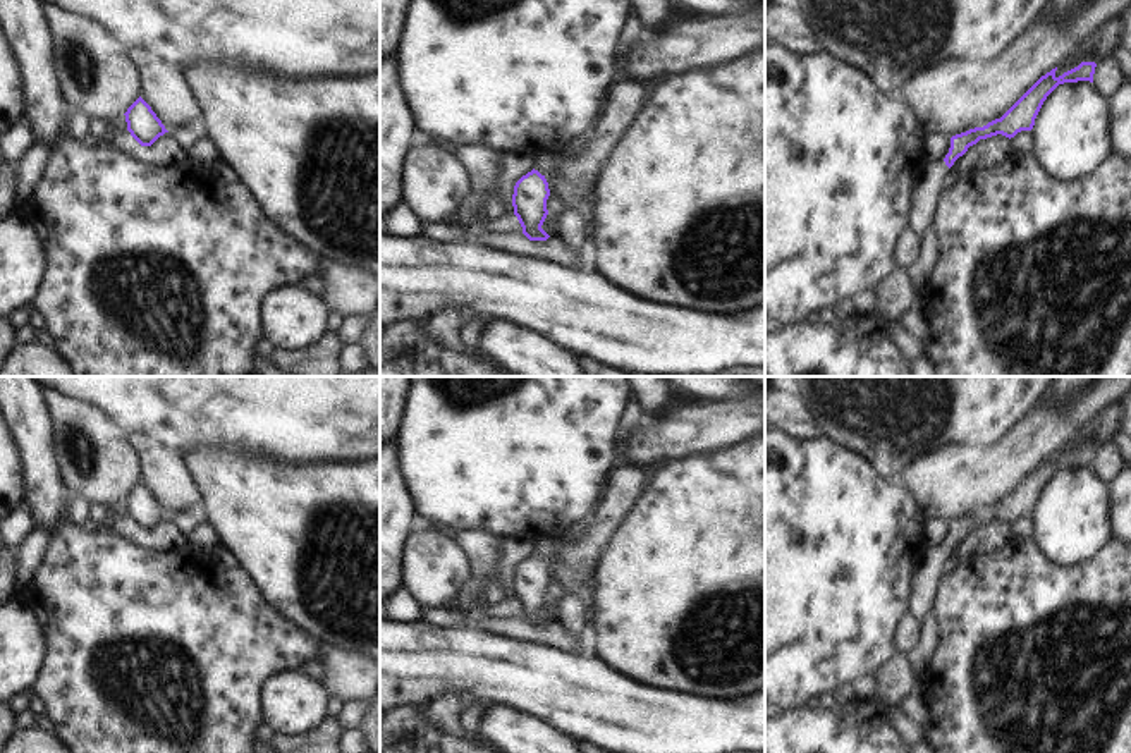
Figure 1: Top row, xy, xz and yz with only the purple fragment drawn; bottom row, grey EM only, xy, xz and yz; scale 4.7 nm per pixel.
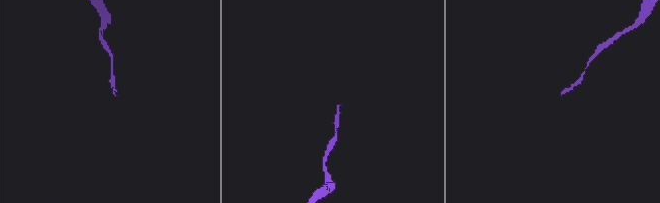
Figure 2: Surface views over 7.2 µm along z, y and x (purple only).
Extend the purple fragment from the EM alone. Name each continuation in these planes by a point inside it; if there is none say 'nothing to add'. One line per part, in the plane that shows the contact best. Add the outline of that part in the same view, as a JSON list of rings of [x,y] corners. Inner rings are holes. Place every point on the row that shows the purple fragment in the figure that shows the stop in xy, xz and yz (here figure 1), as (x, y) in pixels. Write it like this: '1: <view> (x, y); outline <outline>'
1: yz (925, 198); outline [[[944,160],[928,163],[921,182],[913,193],[909,229],[918,236],[923,236],[923,232],[935,222],[938,198],[942,194],[942,182],[949,170],[951,168]]]

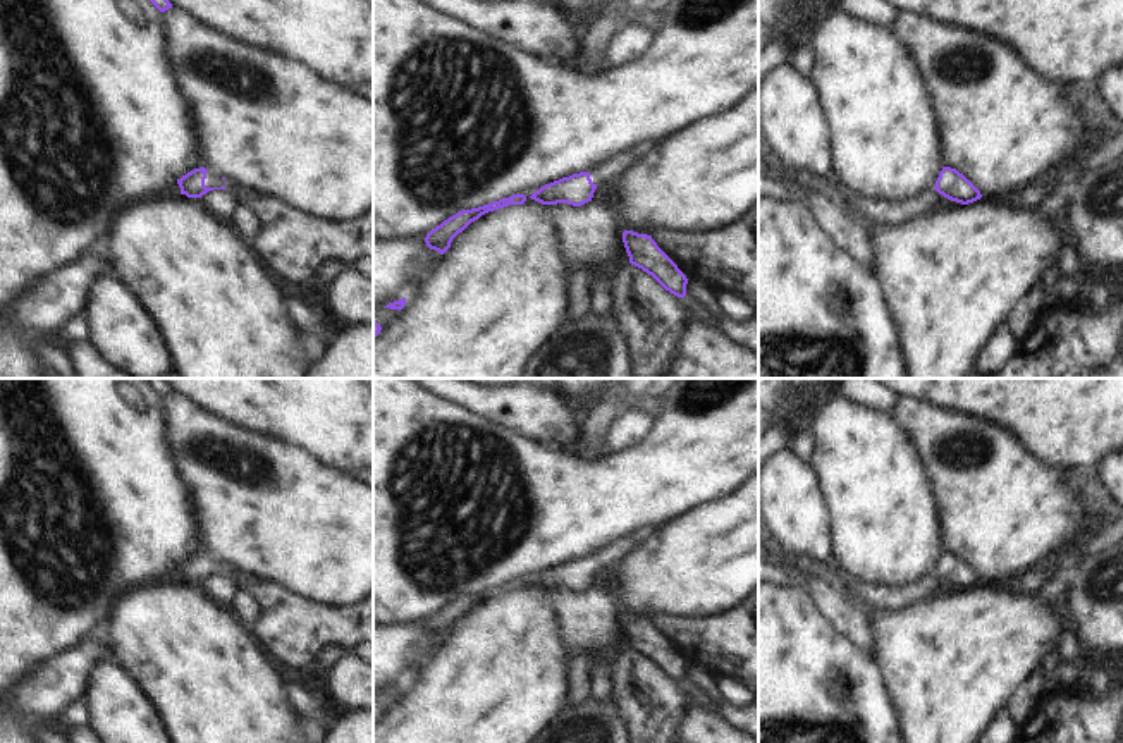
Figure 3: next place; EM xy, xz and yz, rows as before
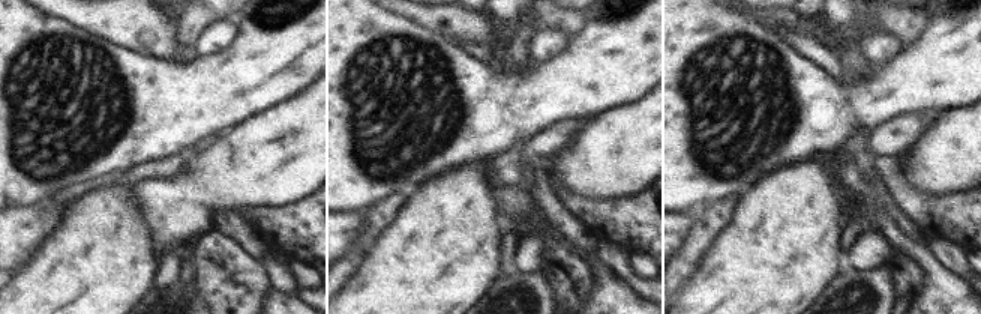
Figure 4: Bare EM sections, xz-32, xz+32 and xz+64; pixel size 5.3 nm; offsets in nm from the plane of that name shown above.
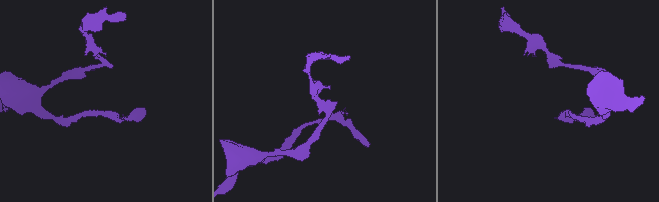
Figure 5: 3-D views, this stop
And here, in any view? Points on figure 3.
1: xy (212, 179); outline [[[206,172],[205,186],[206,187],[222,187],[224,186],[225,187],[224,191],[229,194],[234,194],[239,189],[239,186],[234,184],[232,181],[222,179],[220,175],[212,174],[212,172]]]

